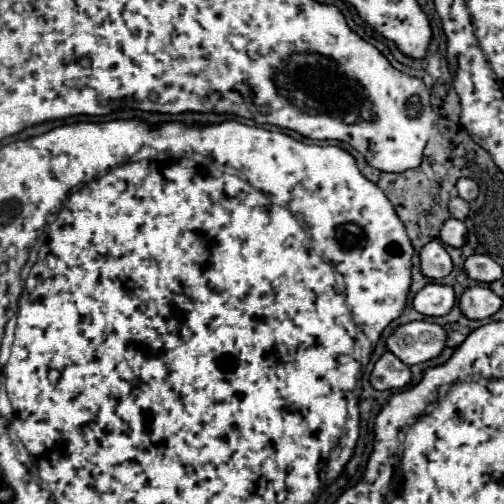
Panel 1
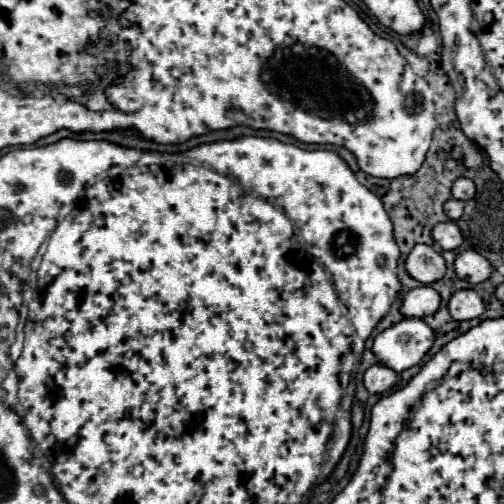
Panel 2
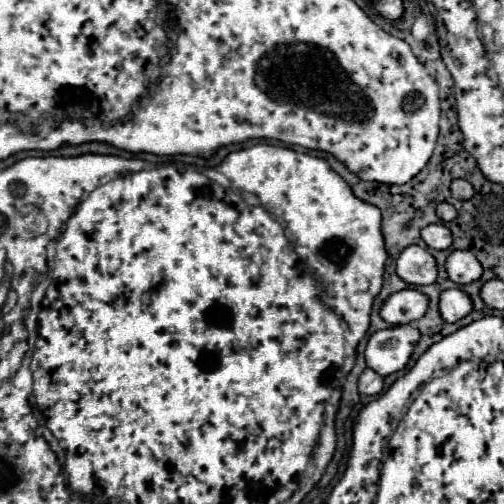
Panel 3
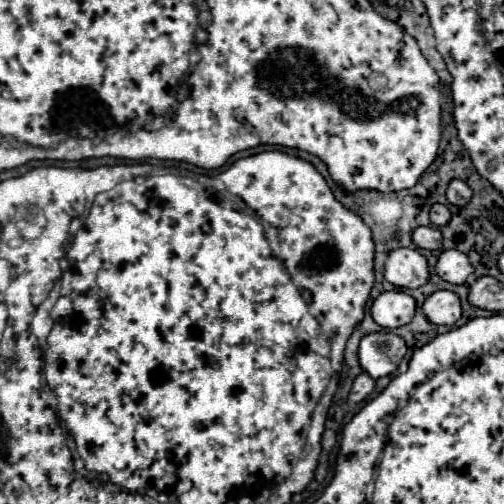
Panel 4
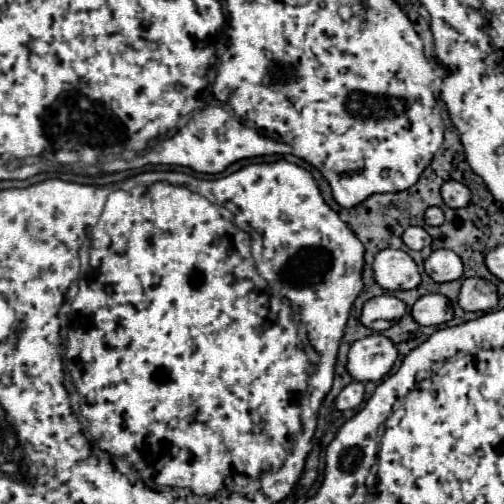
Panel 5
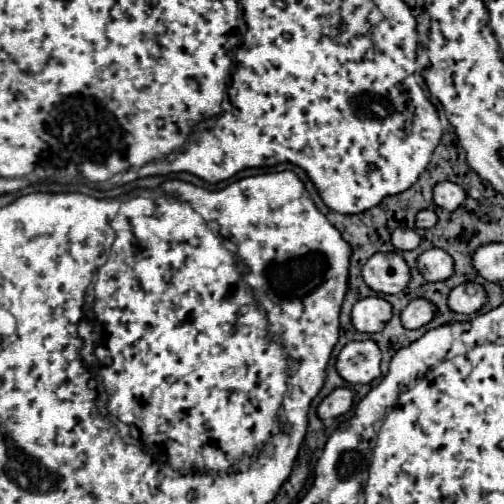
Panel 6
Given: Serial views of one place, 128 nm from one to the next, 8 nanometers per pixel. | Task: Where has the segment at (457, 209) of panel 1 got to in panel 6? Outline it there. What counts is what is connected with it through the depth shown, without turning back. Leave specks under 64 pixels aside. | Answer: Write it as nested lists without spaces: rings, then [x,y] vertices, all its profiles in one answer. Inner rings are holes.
[[[420,210],[416,214],[416,228],[432,228],[436,224],[436,214],[432,210]]]

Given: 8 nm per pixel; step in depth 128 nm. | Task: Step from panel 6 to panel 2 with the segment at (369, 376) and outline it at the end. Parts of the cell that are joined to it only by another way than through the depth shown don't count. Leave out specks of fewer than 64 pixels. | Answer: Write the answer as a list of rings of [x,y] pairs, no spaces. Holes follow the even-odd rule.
[[[404,318],[374,338],[372,352],[378,362],[394,372],[416,366],[434,342],[434,332],[418,318]]]

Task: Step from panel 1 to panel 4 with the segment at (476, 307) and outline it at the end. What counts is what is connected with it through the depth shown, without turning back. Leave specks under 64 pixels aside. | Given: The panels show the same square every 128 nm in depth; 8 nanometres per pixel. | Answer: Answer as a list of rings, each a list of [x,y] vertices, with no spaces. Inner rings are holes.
[[[438,290],[430,294],[422,304],[422,312],[432,324],[446,324],[446,326],[454,324],[462,316],[458,296],[448,290]]]

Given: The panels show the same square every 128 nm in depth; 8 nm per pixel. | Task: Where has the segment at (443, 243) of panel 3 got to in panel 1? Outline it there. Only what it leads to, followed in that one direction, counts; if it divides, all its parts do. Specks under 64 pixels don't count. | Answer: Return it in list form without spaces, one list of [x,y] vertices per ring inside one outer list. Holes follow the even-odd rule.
[[[456,218],[446,220],[440,230],[440,240],[448,246],[454,246],[454,248],[464,246],[464,236],[466,236],[466,226],[464,226],[464,222],[460,222]]]

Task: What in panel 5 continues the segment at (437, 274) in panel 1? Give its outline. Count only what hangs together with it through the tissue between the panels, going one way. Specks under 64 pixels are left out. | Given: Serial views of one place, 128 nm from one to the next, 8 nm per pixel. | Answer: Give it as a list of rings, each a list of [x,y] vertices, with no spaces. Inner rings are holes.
[[[386,248],[372,262],[374,280],[384,290],[410,290],[420,284],[420,272],[414,260],[404,250]]]

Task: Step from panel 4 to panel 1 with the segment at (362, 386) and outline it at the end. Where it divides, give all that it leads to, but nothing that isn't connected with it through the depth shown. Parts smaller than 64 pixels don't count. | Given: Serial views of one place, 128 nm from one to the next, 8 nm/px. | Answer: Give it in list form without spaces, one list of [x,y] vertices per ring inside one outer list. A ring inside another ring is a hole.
[[[384,352],[380,360],[374,364],[370,384],[376,390],[398,390],[404,388],[410,382],[410,378],[410,368],[404,362],[400,362],[392,352]]]

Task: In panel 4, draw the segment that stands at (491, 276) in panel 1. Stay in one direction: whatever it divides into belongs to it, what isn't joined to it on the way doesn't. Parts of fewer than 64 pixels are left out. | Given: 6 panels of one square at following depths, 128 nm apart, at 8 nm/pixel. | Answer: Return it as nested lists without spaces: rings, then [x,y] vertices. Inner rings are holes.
[[[442,250],[436,262],[436,274],[450,284],[464,284],[474,272],[468,256],[460,250]]]

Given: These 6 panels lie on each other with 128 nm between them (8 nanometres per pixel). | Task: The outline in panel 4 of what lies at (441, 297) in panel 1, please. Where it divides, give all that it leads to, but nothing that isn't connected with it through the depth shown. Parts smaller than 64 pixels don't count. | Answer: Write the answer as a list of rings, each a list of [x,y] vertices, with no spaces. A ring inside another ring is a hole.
[[[400,290],[382,292],[372,302],[372,308],[370,308],[374,322],[386,330],[394,330],[408,324],[414,316],[414,310],[416,310],[414,298]]]

